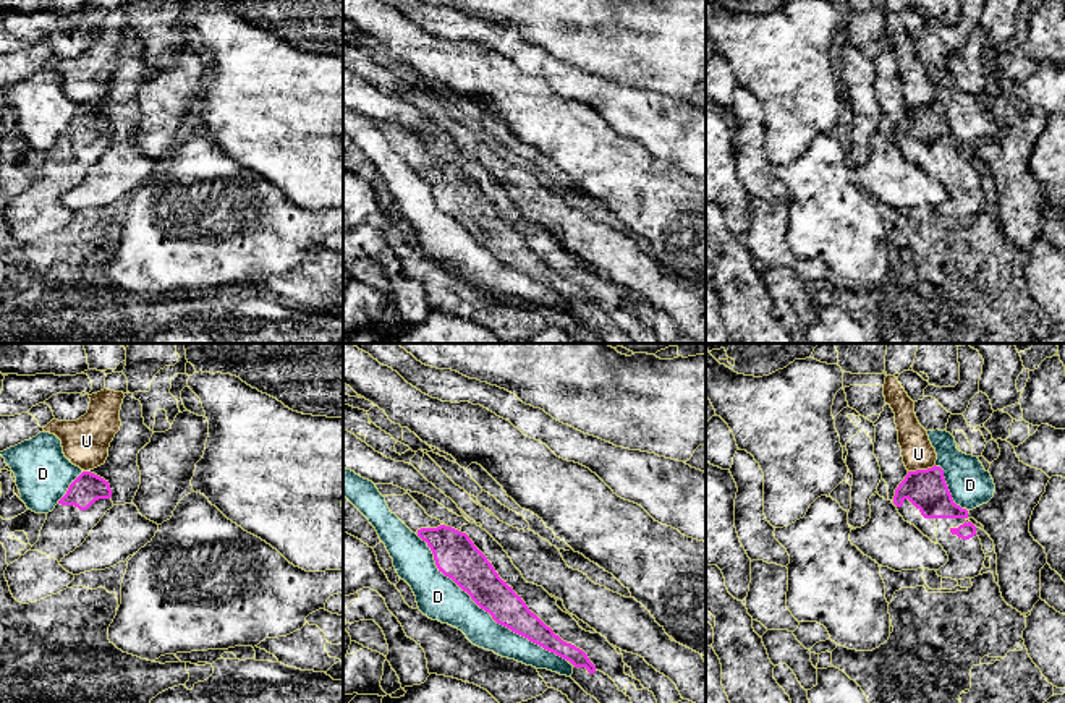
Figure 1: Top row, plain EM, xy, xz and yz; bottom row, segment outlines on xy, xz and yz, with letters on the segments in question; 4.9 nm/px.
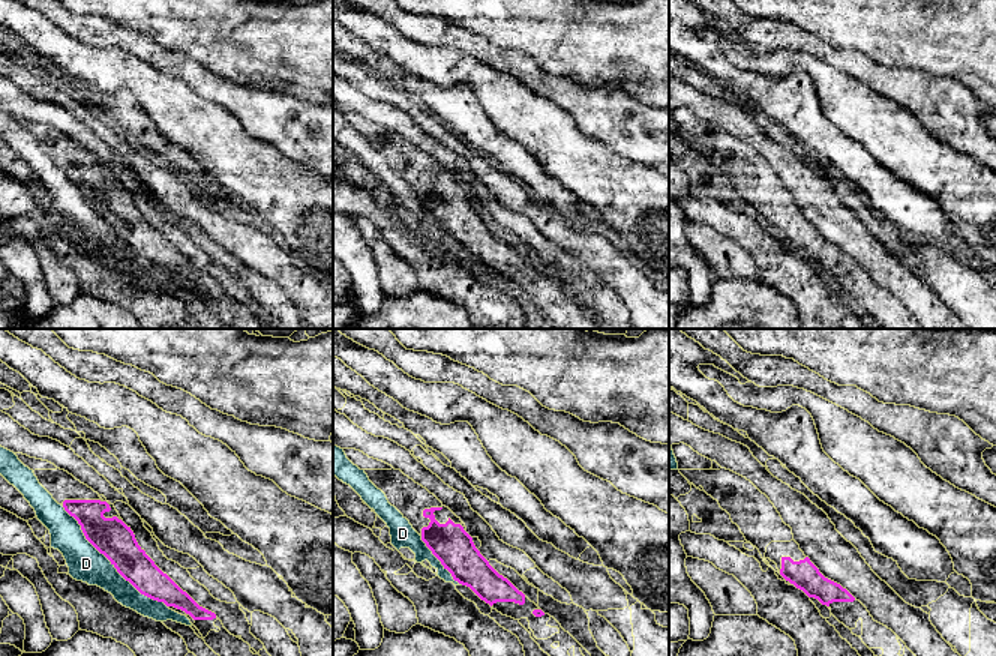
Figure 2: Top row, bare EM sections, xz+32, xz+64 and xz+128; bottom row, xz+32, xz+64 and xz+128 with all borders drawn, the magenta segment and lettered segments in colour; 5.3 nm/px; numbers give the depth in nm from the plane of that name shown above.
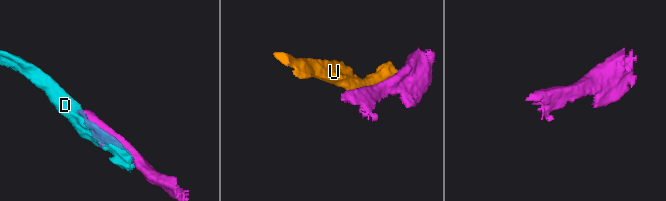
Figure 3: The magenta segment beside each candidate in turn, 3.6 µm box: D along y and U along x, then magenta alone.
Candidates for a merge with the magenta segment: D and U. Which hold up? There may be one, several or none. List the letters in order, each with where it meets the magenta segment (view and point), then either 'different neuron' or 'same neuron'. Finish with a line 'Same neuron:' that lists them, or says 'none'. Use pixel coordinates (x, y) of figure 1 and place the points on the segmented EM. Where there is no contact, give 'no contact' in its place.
D: meets magenta in xz at (486, 611); different neuron
U: meets magenta in yz at (921, 470); different neuron
Same neuron: none

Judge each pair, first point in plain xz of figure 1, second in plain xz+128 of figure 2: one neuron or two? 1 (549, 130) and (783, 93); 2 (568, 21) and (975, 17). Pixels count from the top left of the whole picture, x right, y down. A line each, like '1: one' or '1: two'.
1: two
2: one

